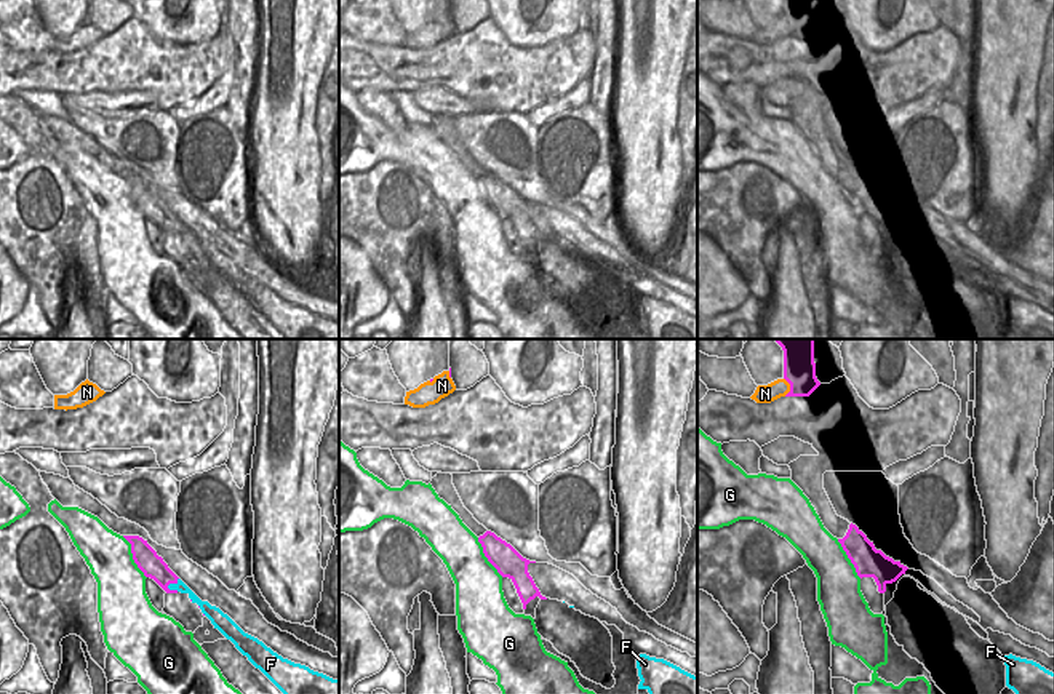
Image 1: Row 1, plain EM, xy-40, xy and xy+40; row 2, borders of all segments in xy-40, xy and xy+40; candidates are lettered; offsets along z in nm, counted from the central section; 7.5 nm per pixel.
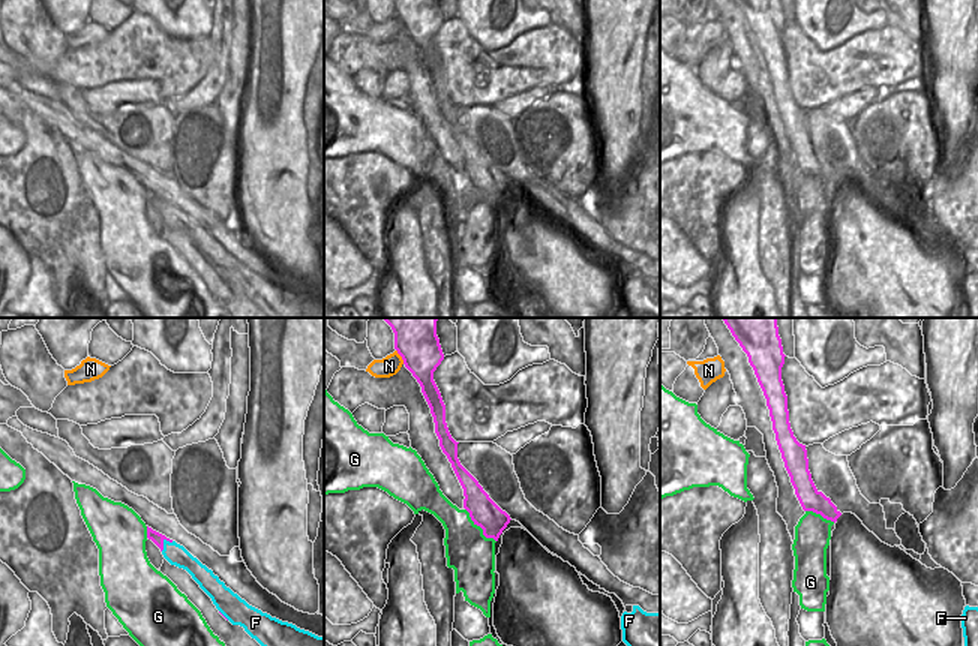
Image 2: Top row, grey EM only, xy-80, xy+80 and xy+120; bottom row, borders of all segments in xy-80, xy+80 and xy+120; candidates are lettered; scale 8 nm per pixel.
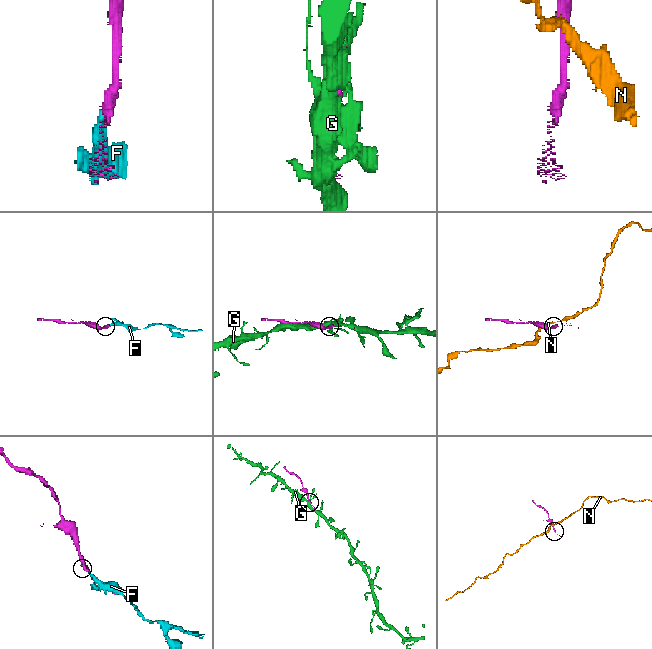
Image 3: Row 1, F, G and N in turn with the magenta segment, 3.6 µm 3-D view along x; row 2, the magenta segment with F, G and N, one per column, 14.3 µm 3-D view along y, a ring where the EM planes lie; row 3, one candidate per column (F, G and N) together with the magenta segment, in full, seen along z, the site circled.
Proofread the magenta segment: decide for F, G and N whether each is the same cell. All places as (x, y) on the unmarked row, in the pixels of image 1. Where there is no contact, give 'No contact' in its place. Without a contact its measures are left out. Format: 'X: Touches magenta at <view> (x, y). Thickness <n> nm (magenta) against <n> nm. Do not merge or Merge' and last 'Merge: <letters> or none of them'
F: Touches magenta at xy-40 (171, 224). Thickness 170 nm (magenta) against 80 nm. Do not merge
G: Touches magenta at xy-40 (133, 199). Thickness 170 nm (magenta) against 360 nm. Do not merge
N: Touches magenta at xy+40 (790, 29). Thickness 240 nm (magenta) against 140 nm. Do not merge
Merge: none of them

